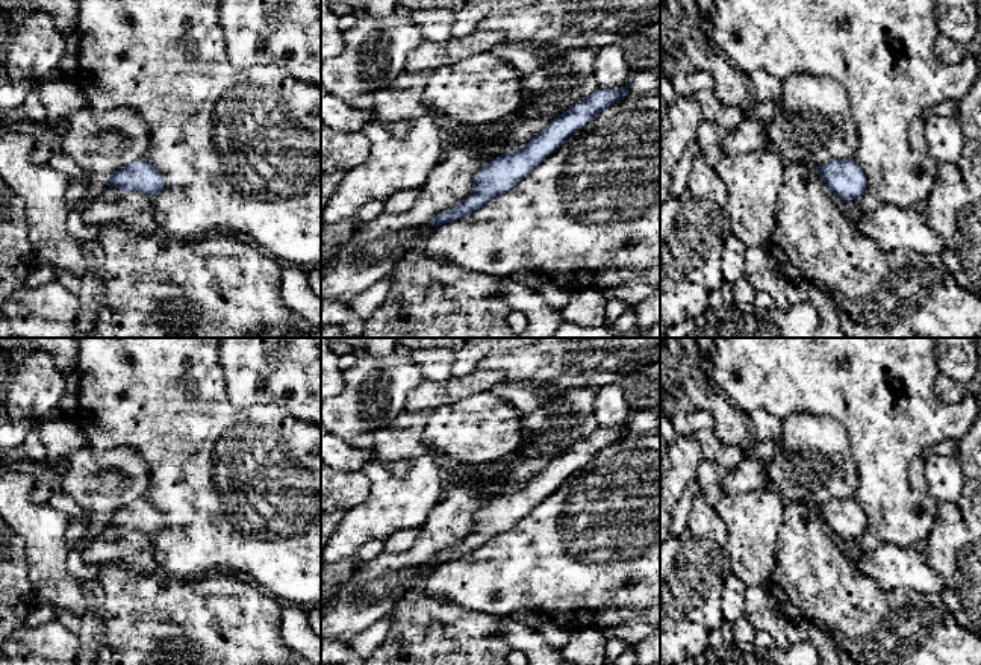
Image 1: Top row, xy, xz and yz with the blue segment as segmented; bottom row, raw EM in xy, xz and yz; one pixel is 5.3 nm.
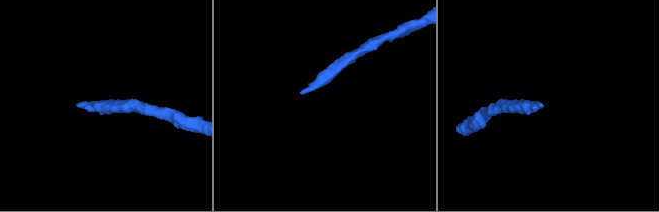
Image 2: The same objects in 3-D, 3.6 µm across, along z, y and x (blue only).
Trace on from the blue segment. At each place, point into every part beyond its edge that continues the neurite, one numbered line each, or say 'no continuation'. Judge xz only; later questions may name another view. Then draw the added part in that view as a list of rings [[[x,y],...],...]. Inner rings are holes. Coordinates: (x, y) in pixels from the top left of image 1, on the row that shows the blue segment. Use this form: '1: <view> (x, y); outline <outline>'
no continuation

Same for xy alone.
no continuation

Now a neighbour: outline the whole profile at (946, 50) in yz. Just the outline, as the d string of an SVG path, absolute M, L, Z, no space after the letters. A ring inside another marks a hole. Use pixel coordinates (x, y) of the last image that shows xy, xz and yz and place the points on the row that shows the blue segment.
M939 33L934 44L934 55L946 65L957 65L967 56L967 52L964 44L958 44L949 36Z

